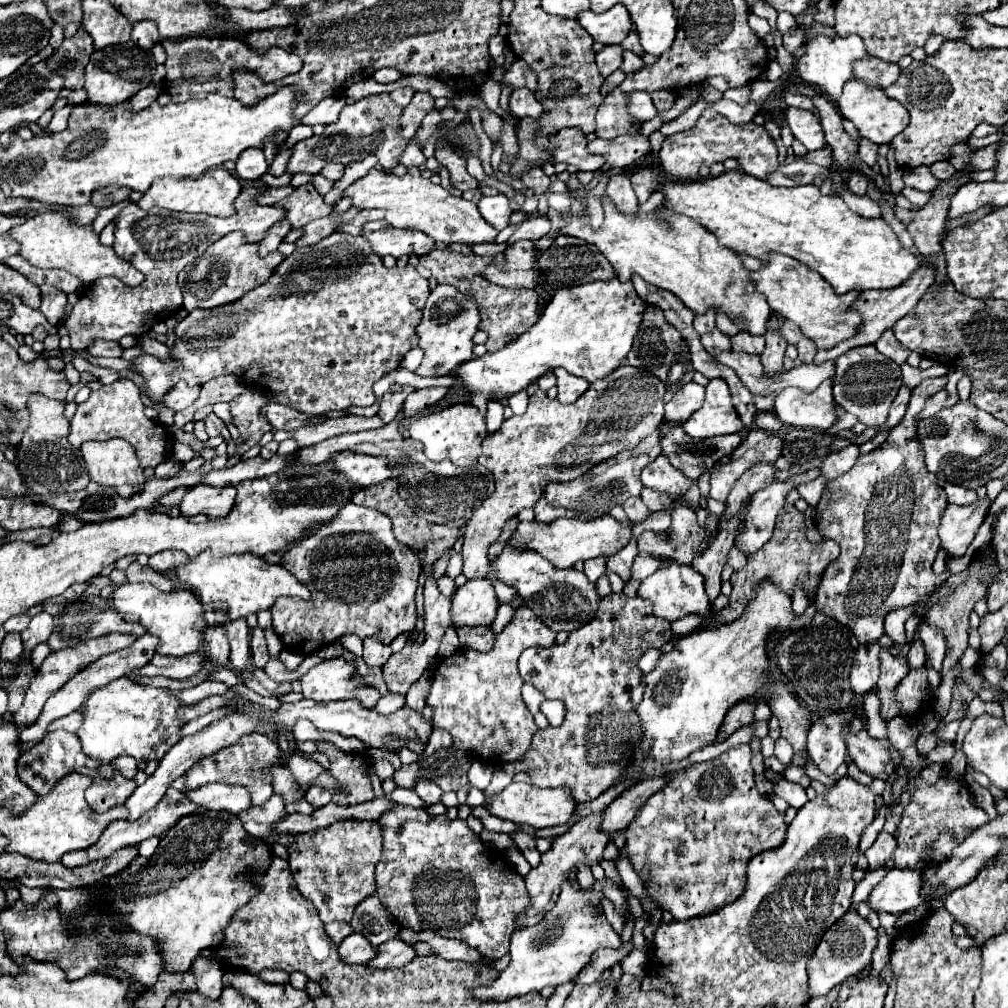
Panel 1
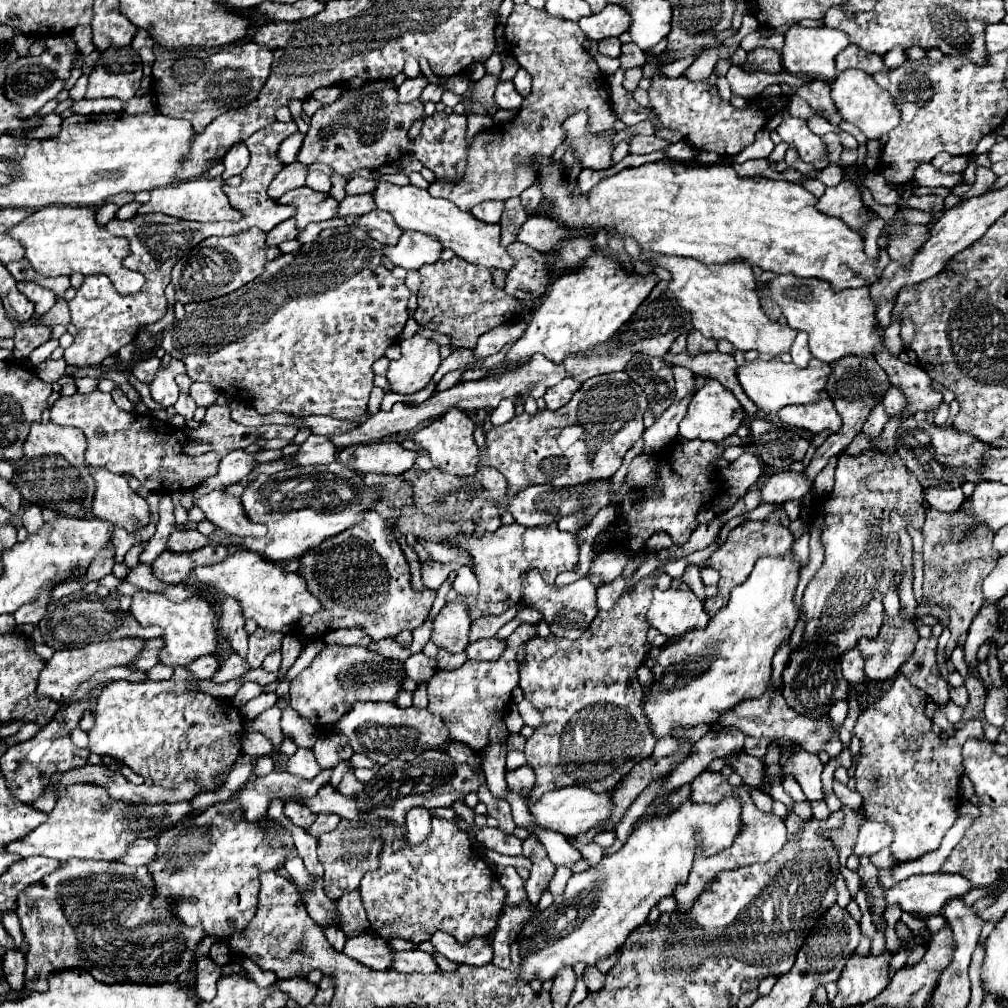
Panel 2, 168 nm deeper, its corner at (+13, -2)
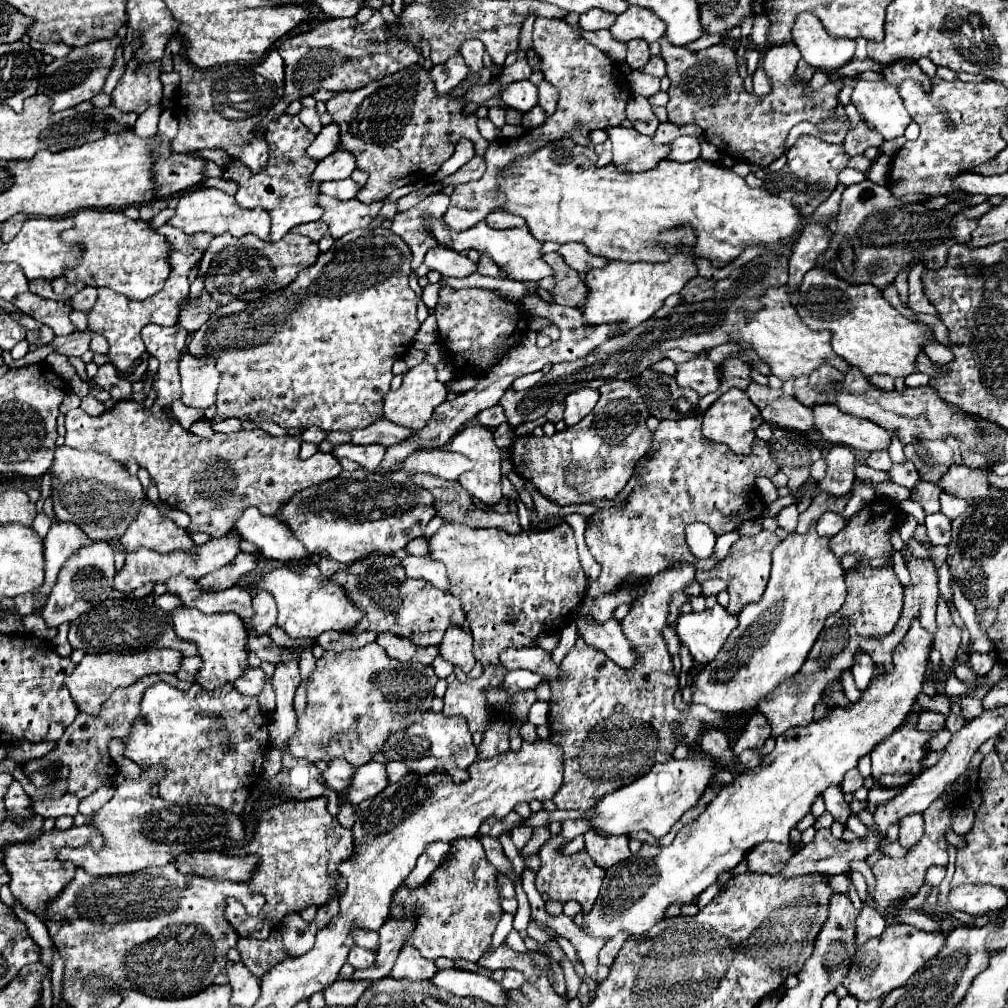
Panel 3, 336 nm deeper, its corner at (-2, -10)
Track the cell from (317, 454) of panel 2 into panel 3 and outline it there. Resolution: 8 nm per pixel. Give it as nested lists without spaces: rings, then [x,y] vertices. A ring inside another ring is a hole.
[[[352,443],[336,445],[334,451],[332,451],[332,455],[336,455],[336,459],[348,457],[348,459],[360,463],[368,471],[376,471],[378,469],[384,453],[386,453],[384,445],[352,445]]]

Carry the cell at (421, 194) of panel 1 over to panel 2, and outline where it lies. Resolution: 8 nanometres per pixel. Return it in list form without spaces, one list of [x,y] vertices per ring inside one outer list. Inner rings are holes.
[[[379,181],[377,187],[371,191],[371,197],[375,201],[377,209],[385,209],[393,215],[395,223],[407,231],[421,231],[425,235],[433,235],[445,249],[451,249],[457,257],[483,267],[495,267],[509,271],[513,267],[513,259],[507,255],[505,247],[499,245],[499,225],[489,225],[479,219],[475,219],[471,213],[461,211],[457,205],[435,199],[427,193],[427,189],[419,189],[415,185],[393,185],[387,181]]]

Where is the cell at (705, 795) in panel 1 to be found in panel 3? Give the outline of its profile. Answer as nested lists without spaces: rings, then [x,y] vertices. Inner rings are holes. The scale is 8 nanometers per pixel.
[[[762,843],[748,853],[748,871],[778,875],[786,861],[792,857],[788,845],[782,843]]]

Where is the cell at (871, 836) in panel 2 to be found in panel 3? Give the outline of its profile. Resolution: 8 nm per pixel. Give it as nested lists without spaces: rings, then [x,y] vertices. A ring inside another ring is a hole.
[[[912,813],[900,821],[900,843],[910,849],[916,841],[920,841],[924,829],[924,817],[920,813]]]

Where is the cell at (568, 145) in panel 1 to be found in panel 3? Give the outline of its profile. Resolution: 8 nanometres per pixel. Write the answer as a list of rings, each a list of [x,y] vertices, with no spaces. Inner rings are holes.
[[[608,127],[606,131],[612,141],[612,163],[620,171],[652,169],[652,165],[666,159],[668,155],[670,145],[656,145],[652,137],[636,133],[636,129]]]

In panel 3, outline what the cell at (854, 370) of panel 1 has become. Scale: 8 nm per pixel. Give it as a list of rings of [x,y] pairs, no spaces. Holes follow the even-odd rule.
[[[872,375],[870,383],[874,383],[878,389],[884,389],[884,391],[894,389],[894,377],[888,377],[888,375]]]

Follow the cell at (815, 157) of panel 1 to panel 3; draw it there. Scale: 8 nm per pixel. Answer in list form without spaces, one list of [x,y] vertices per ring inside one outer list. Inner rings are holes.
[[[860,121],[854,129],[848,131],[848,135],[844,139],[844,149],[852,157],[852,155],[864,153],[868,147],[880,147],[882,141],[884,139],[880,137],[880,133],[876,133],[874,129],[868,129],[868,125],[864,121]]]

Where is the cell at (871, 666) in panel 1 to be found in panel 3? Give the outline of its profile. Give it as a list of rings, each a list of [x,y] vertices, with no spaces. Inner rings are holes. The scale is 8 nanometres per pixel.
[[[864,651],[856,653],[854,665],[852,665],[852,675],[854,675],[856,687],[858,687],[860,691],[870,683],[870,679],[874,677],[874,673],[876,673],[876,665],[874,665],[874,661],[868,657],[868,653],[864,653]]]

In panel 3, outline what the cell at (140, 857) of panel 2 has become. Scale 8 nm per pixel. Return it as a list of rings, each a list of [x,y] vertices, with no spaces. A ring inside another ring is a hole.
[[[194,851],[180,855],[174,865],[178,865],[180,873],[196,873],[220,881],[248,881],[252,871],[256,871],[256,857],[228,857],[224,851]]]

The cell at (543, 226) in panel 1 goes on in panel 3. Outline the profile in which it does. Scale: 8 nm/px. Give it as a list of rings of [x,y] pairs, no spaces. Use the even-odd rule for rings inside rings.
[[[566,243],[566,245],[560,247],[558,253],[560,253],[560,255],[566,259],[566,263],[568,263],[572,269],[576,269],[578,273],[586,273],[590,267],[596,265],[596,263],[592,261],[592,255],[586,251],[586,247],[584,247],[584,245],[578,245],[578,243]]]

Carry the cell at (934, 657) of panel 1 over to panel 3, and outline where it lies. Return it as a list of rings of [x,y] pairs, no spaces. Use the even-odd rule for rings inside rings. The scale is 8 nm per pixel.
[[[964,697],[962,701],[962,715],[966,721],[977,717],[983,712],[982,700],[974,699],[974,697]]]

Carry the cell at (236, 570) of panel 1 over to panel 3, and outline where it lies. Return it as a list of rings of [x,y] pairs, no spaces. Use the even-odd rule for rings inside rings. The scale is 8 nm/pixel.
[[[302,565],[296,569],[280,567],[268,575],[264,575],[256,589],[266,589],[274,595],[278,603],[278,627],[282,627],[290,637],[312,637],[316,639],[324,631],[352,633],[356,623],[364,617],[362,609],[356,609],[348,601],[348,595],[332,577],[324,577],[316,565]]]

